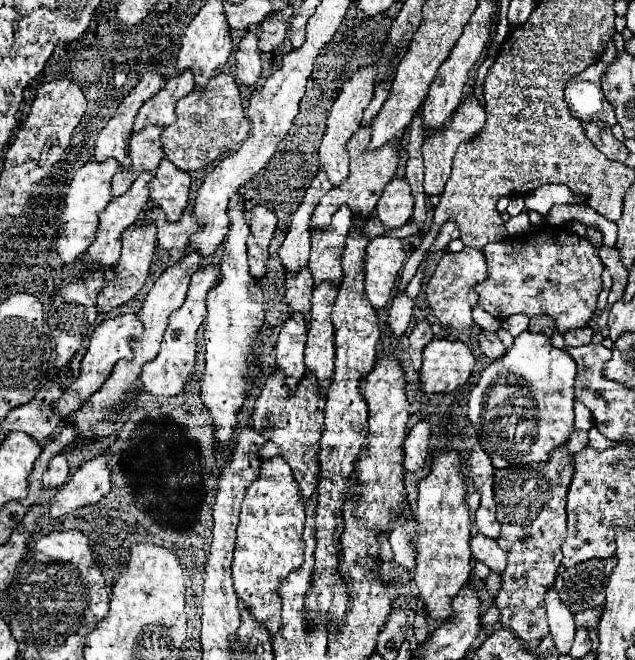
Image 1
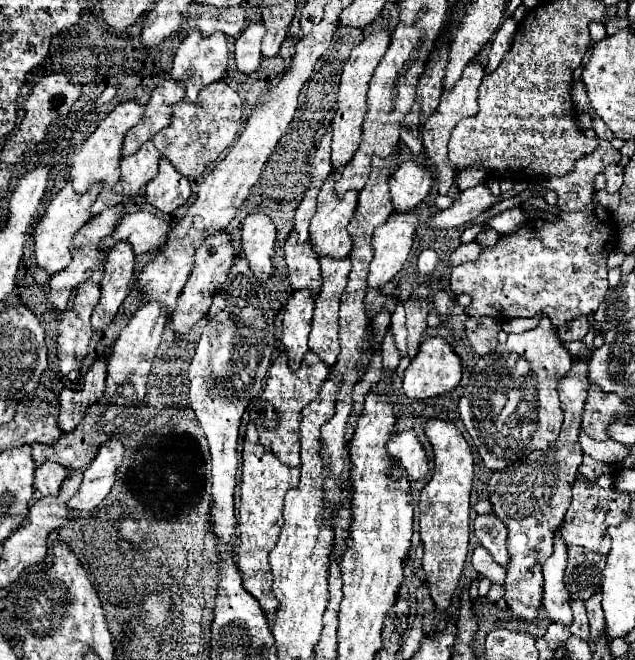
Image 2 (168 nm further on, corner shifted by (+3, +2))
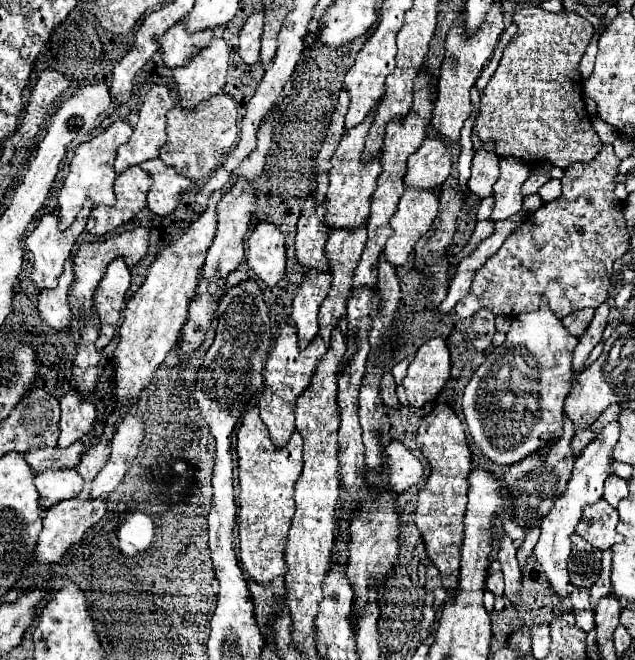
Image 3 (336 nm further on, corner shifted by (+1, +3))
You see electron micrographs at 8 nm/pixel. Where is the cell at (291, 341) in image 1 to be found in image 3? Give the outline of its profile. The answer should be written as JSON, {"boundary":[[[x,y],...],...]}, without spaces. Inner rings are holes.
{"boundary":[[[307,270],[305,280],[293,300],[291,318],[297,328],[299,350],[305,350],[307,344],[317,336],[317,312],[325,300],[331,286],[331,276],[317,270]]]}

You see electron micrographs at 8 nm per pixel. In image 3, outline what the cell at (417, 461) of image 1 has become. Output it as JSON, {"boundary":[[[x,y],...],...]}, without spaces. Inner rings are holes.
{"boundary":[[[391,442],[385,448],[389,468],[389,488],[397,494],[419,484],[423,480],[423,464],[419,458],[401,442]]]}

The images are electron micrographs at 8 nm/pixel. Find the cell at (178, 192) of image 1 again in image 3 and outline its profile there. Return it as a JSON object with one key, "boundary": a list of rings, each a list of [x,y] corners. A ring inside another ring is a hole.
{"boundary":[[[161,158],[143,162],[141,168],[153,176],[153,186],[147,196],[147,206],[153,210],[153,214],[159,214],[159,216],[171,214],[179,204],[181,194],[191,186],[191,180],[177,174]]]}

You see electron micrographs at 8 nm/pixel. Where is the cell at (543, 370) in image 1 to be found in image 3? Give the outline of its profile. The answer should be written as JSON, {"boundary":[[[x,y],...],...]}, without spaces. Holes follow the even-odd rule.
{"boundary":[[[541,302],[539,310],[513,318],[507,340],[487,354],[463,392],[463,414],[479,452],[499,466],[511,466],[563,434],[563,402],[571,390],[571,360],[577,338]]]}

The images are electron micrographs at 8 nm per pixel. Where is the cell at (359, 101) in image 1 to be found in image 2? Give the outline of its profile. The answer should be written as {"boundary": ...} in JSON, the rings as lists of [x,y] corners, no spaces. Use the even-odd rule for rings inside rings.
{"boundary":[[[379,31],[379,33],[371,33],[367,35],[357,47],[353,47],[347,63],[343,65],[343,71],[341,71],[341,79],[339,79],[339,91],[337,91],[337,113],[333,117],[333,153],[331,153],[331,159],[333,159],[333,167],[339,169],[339,167],[345,167],[359,143],[361,143],[361,125],[365,121],[365,113],[367,113],[367,87],[369,87],[369,81],[371,81],[371,75],[375,71],[375,67],[379,65],[381,57],[385,55],[387,47],[391,43],[391,35],[387,31]]]}

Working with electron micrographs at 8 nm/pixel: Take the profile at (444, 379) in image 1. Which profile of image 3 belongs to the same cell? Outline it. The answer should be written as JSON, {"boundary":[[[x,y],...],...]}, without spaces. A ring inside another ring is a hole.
{"boundary":[[[431,338],[425,342],[415,360],[409,364],[407,376],[403,378],[403,386],[407,392],[407,400],[411,406],[423,406],[443,390],[445,382],[451,374],[451,356],[449,348],[441,338]]]}

